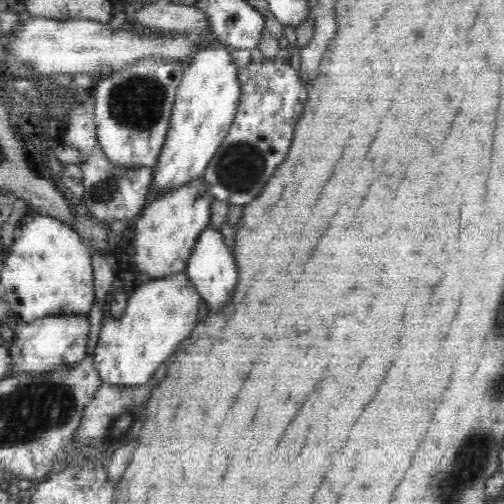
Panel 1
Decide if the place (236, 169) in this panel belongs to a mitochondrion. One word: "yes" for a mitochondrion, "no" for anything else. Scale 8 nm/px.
yes

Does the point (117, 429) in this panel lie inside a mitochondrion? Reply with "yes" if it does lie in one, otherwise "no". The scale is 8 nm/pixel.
yes

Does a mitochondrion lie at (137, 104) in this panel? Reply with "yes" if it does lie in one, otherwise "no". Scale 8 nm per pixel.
yes

